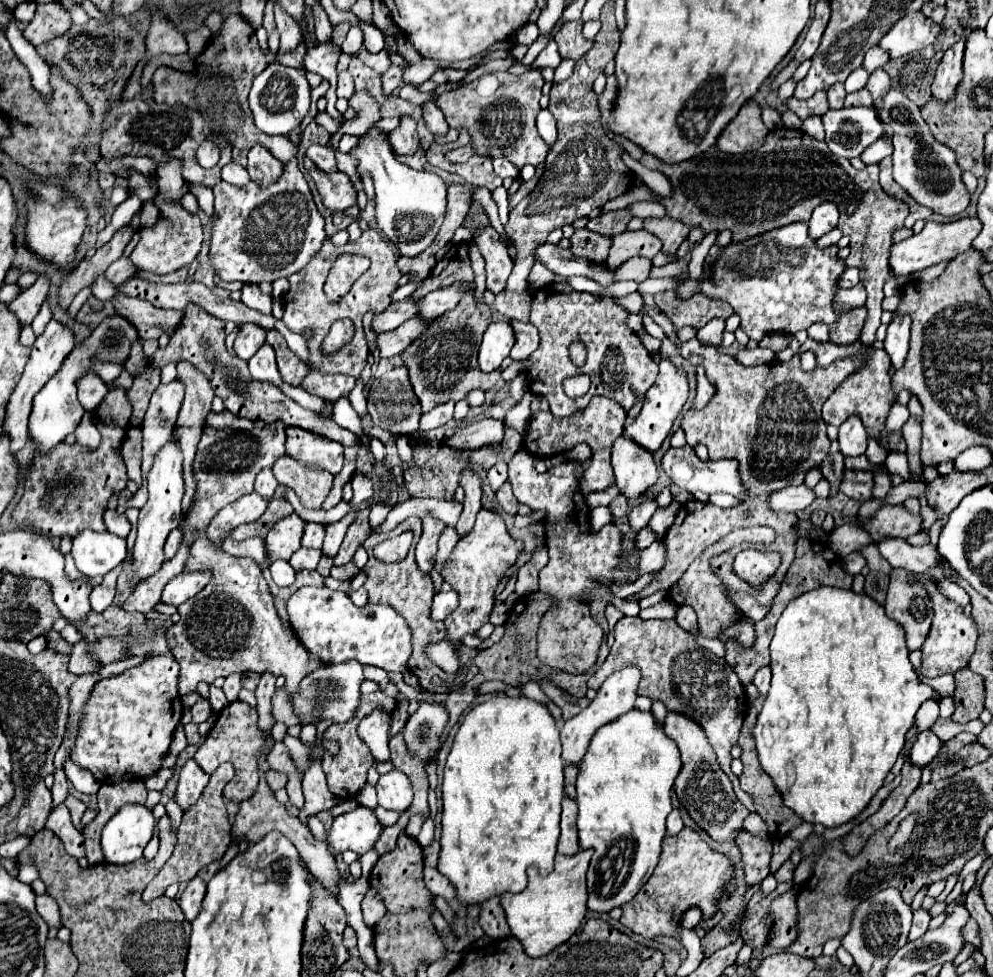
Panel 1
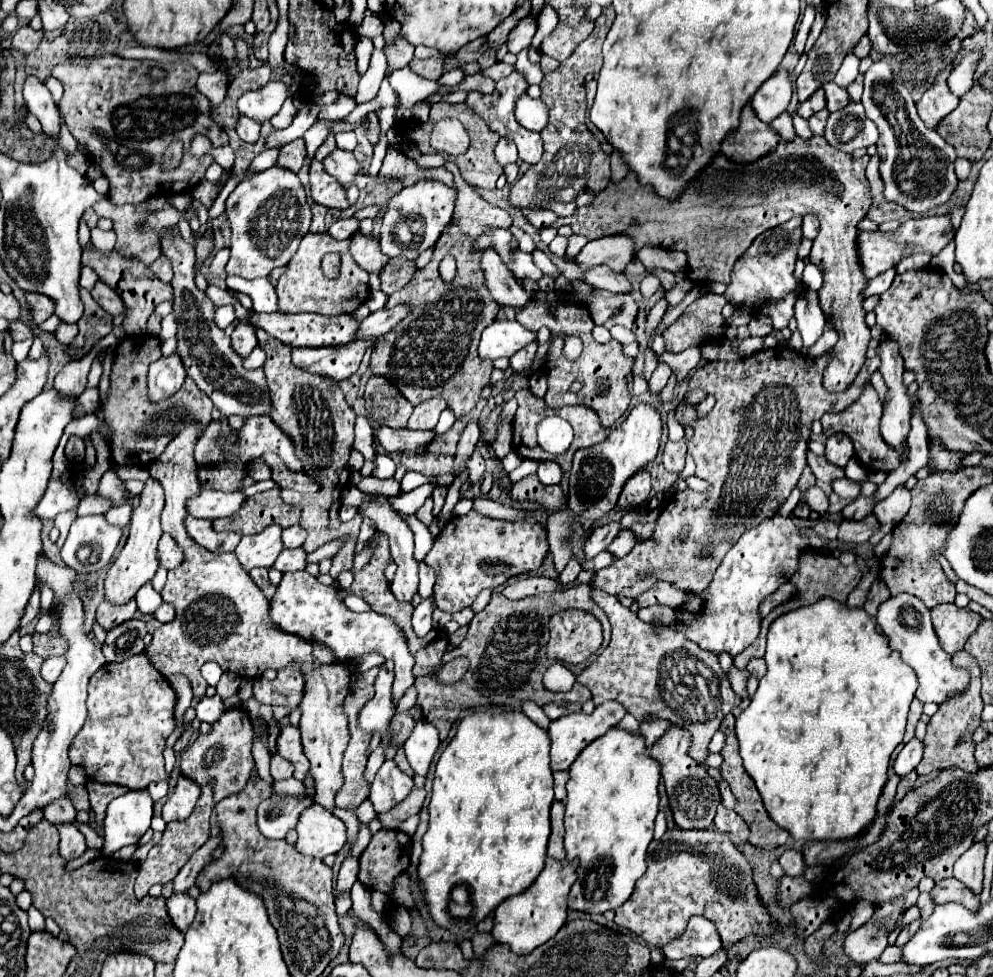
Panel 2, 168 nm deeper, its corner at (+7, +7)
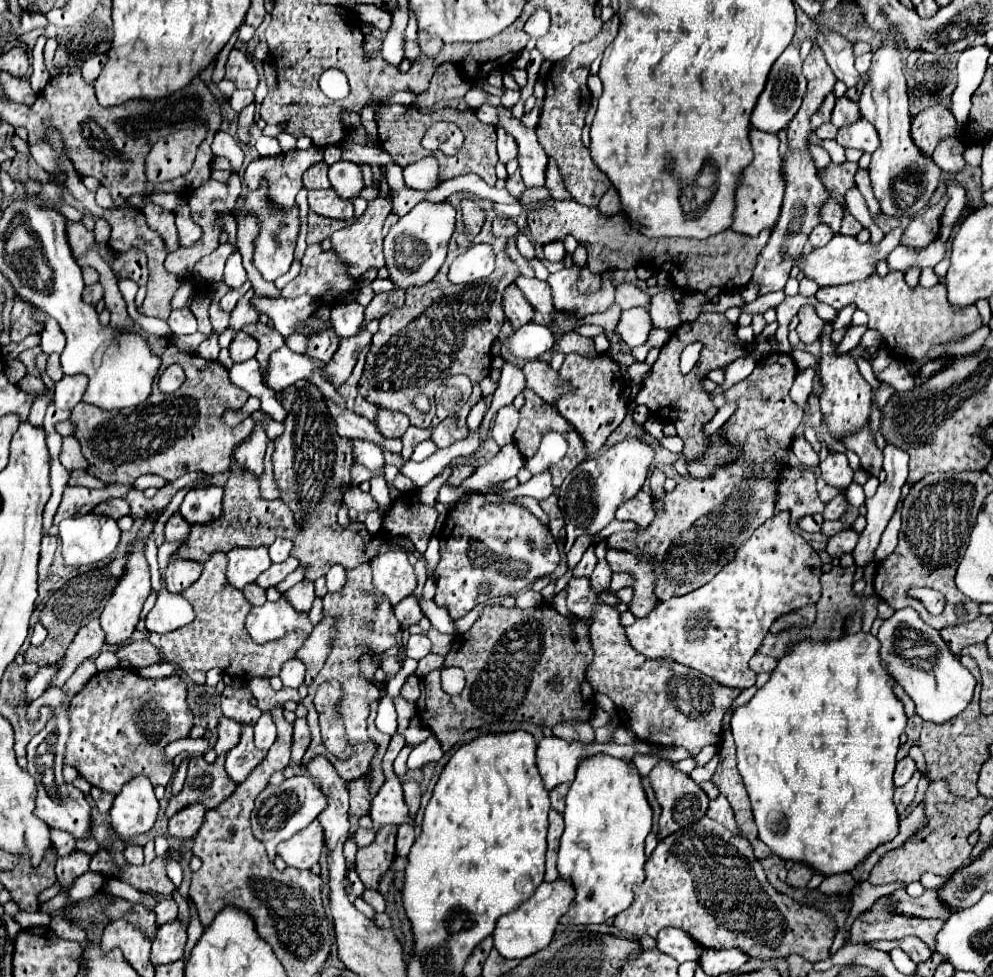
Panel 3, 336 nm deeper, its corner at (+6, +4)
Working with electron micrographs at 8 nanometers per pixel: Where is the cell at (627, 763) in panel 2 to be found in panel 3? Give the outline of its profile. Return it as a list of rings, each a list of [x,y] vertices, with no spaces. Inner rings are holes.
[[[594,755],[584,761],[566,795],[564,833],[560,837],[558,873],[570,881],[576,897],[566,913],[572,925],[604,923],[634,901],[634,887],[644,881],[644,839],[652,829],[652,809],[632,761]]]

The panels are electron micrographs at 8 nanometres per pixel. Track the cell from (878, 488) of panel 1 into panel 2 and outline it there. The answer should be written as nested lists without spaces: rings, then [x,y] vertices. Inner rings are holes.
[[[843,478],[843,480],[833,482],[833,492],[837,492],[841,498],[855,500],[861,494],[861,486],[863,486],[863,482],[853,482],[849,478]]]

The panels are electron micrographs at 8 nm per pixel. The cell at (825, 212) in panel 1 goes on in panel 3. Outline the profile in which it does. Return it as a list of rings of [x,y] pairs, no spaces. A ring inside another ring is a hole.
[[[820,223],[820,225],[816,225],[814,231],[810,233],[810,239],[808,239],[808,241],[812,243],[812,247],[824,247],[832,237],[834,237],[832,229],[828,229],[828,225]]]

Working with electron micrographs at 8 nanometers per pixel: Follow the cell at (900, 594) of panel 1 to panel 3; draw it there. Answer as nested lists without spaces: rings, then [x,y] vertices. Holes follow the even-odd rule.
[[[912,607],[894,611],[894,615],[882,623],[878,641],[884,669],[888,669],[888,675],[910,695],[916,705],[916,715],[924,721],[944,723],[966,709],[976,685],[974,677],[948,649],[940,633],[928,627]]]

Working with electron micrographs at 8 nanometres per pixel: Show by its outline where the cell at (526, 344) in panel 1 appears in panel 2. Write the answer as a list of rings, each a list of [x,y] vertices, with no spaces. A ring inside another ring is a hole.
[[[531,342],[531,346],[525,346],[523,350],[515,352],[515,354],[509,358],[511,368],[513,368],[515,372],[523,372],[523,370],[527,370],[527,368],[531,366],[531,362],[533,362],[535,352],[537,352],[537,342]]]

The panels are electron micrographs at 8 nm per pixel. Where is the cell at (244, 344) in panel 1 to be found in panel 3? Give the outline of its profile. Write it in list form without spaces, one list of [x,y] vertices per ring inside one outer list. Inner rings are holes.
[[[238,331],[238,333],[234,335],[230,347],[228,347],[230,357],[234,359],[234,363],[240,363],[240,361],[248,361],[248,359],[252,359],[252,357],[256,355],[256,349],[258,349],[256,341],[254,341],[250,335],[246,335],[244,331]]]

